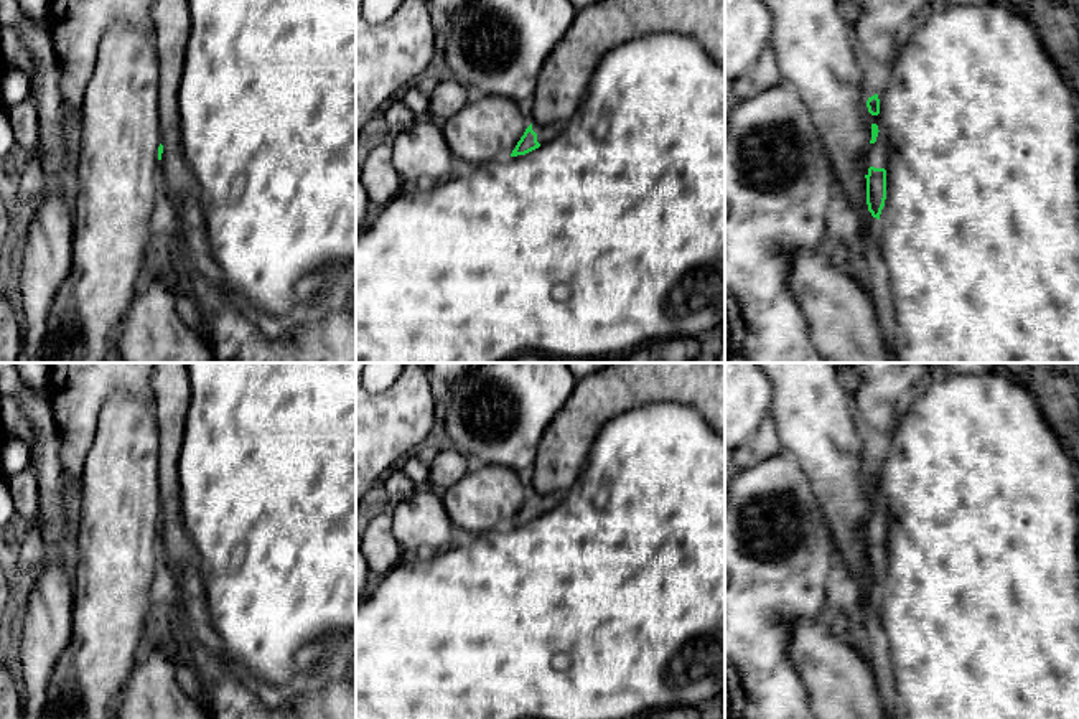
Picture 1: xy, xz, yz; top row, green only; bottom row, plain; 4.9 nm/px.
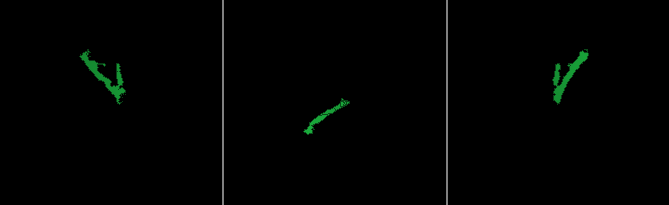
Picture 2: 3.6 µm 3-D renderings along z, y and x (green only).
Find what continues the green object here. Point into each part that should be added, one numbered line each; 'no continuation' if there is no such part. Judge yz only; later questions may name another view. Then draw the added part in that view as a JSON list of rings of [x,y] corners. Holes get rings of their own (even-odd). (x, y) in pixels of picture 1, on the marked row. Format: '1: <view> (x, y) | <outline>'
1: yz (877, 155) | [[[878,132],[876,142],[870,145],[865,157],[865,175],[868,175],[868,168],[885,168],[888,163],[888,139],[885,134]]]

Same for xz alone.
1: xz (544, 132) | [[[555,122],[555,124],[550,124],[550,125],[535,125],[532,124],[532,130],[537,134],[537,142],[540,145],[554,140],[555,137],[558,137],[565,129],[565,124],[563,122]]]

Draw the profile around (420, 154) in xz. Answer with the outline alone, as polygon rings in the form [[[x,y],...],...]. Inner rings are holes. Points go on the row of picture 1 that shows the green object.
[[[417,117],[417,120],[395,134],[392,165],[402,181],[402,190],[415,190],[423,183],[455,176],[455,157],[446,143],[441,124]]]

